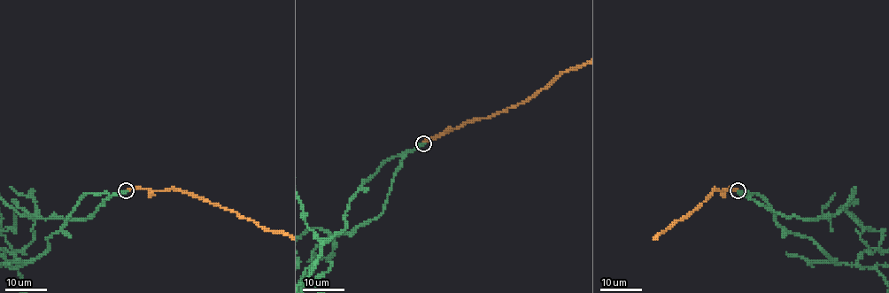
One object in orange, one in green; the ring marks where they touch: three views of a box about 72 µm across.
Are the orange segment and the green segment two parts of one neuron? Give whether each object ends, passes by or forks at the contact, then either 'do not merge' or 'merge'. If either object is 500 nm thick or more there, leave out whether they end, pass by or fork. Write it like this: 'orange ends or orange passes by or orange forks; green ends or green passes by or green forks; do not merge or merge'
orange ends; green ends; merge

